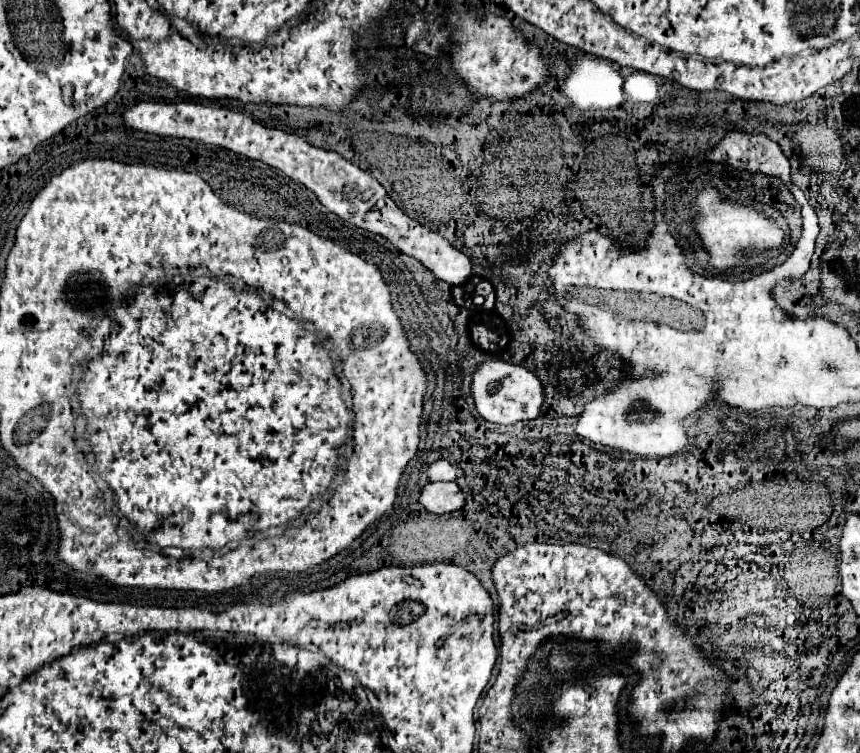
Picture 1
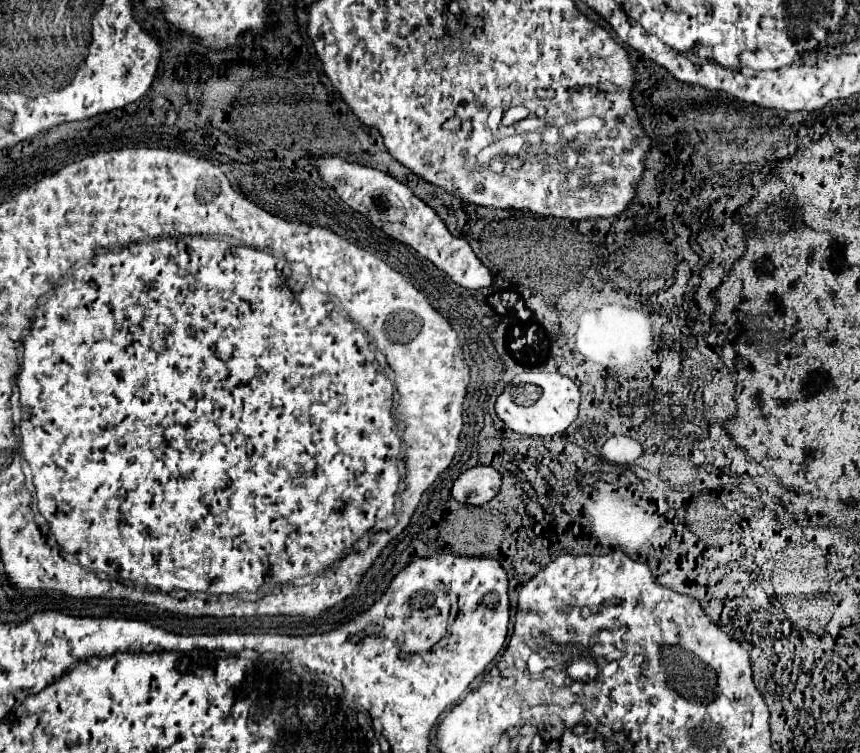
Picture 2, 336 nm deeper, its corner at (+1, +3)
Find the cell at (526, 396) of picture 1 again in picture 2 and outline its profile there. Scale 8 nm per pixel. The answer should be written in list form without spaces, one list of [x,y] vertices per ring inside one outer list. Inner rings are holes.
[[[523,372],[511,384],[505,386],[497,398],[495,410],[507,428],[525,436],[555,436],[563,434],[579,414],[581,394],[573,380],[561,374],[547,372]]]

